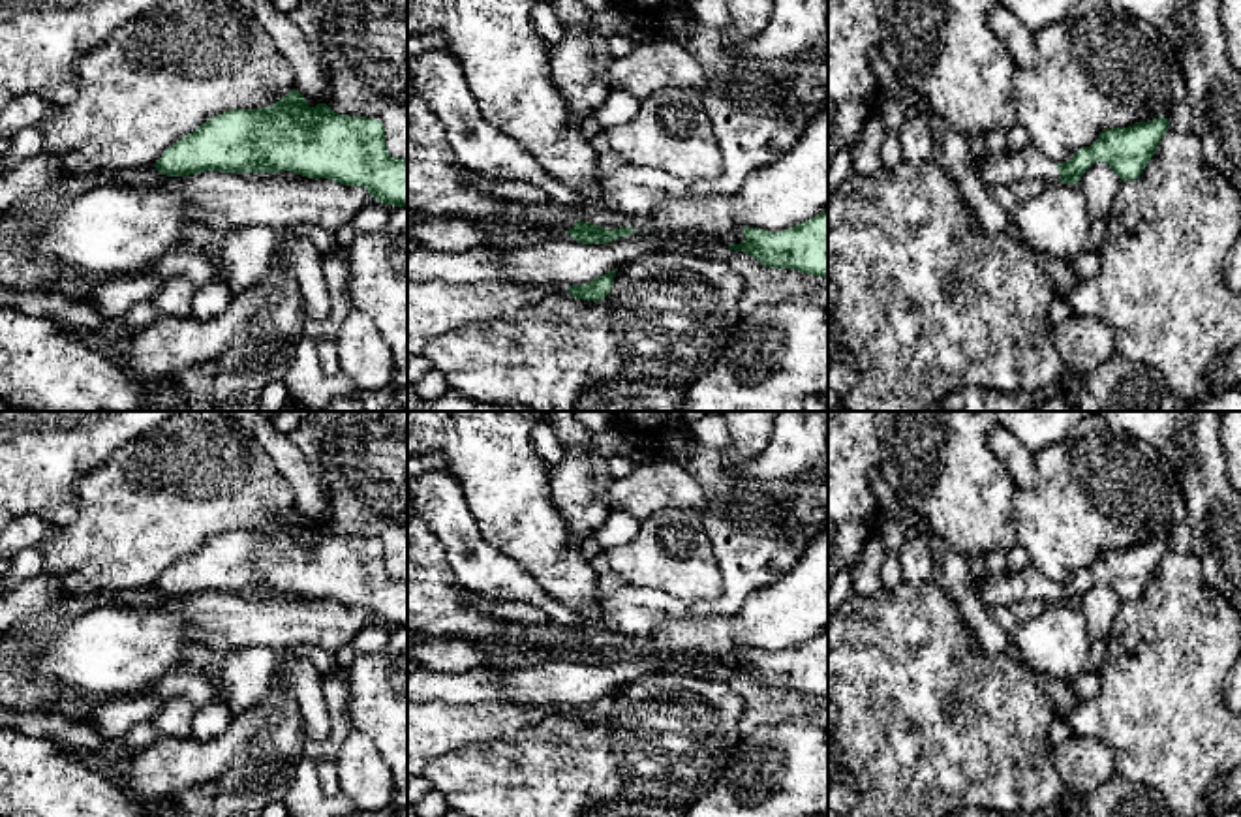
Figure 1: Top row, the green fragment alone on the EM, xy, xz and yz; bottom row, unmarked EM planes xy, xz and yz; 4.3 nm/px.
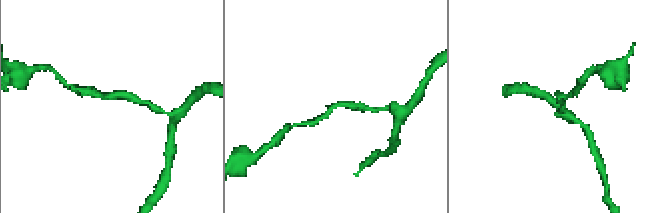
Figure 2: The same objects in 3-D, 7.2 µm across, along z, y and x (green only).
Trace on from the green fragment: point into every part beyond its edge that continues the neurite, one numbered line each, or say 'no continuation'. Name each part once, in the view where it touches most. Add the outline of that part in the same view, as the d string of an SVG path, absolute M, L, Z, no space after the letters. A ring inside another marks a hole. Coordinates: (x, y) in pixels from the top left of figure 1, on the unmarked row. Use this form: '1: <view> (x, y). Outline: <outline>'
1: xz (505, 481). Outline: M407 411L407 456L441 451L447 471L460 483L467 507L479 524L483 539L514 560L559 605L580 614L582 622L571 629L575 642L597 644L606 650L631 648L631 639L606 627L597 616L597 573L582 558L567 522L556 509L550 486L550 464L531 445L537 424L548 423L546 411Z

